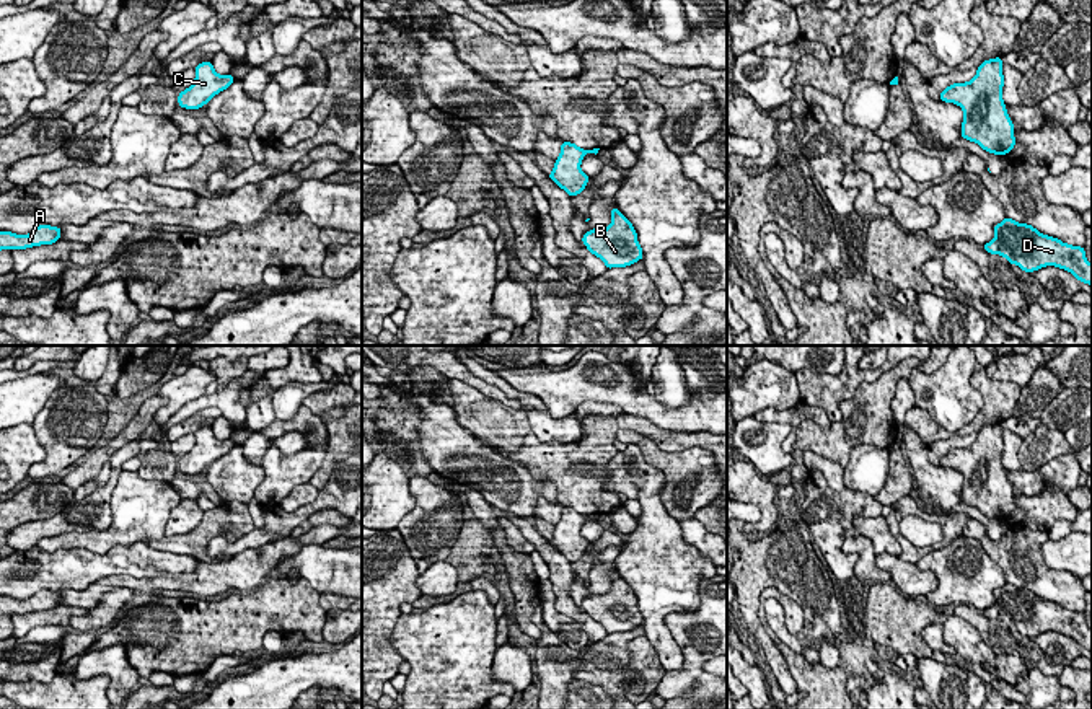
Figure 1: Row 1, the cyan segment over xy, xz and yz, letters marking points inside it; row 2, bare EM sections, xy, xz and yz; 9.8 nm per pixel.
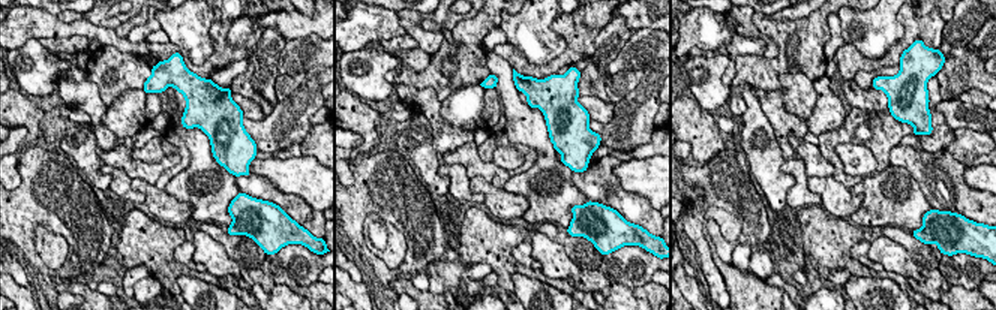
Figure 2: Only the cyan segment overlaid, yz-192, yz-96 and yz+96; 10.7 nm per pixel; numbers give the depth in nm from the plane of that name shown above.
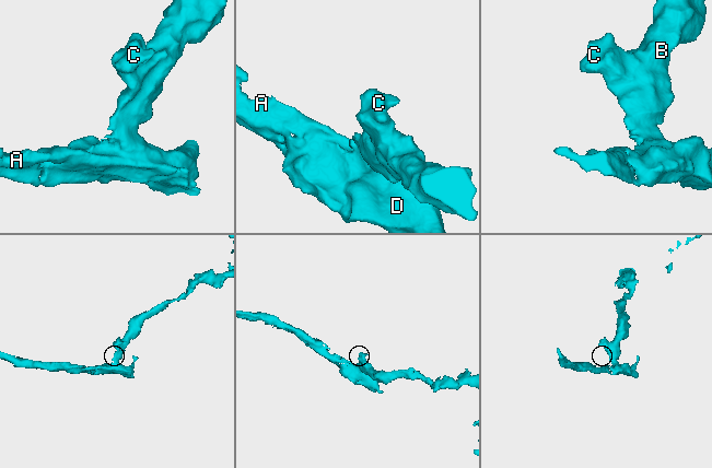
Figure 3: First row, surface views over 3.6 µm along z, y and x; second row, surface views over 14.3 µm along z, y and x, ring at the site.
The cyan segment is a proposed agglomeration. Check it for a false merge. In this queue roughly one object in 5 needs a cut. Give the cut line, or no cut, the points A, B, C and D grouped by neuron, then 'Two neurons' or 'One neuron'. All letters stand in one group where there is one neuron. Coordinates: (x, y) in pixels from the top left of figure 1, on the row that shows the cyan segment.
No split. Groups: A B C D. One neuron

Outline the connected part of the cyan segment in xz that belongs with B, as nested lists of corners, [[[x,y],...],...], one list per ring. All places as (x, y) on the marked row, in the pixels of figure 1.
[[[618,207],[611,209],[611,225],[603,230],[588,230],[582,236],[582,244],[600,258],[606,269],[632,266],[644,259],[637,231]]]

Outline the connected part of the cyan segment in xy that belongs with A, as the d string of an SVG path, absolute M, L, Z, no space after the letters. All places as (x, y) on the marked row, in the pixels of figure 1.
M39 225L28 235L16 235L0 230L0 251L2 249L26 249L41 244L57 243L62 235L60 227Z

